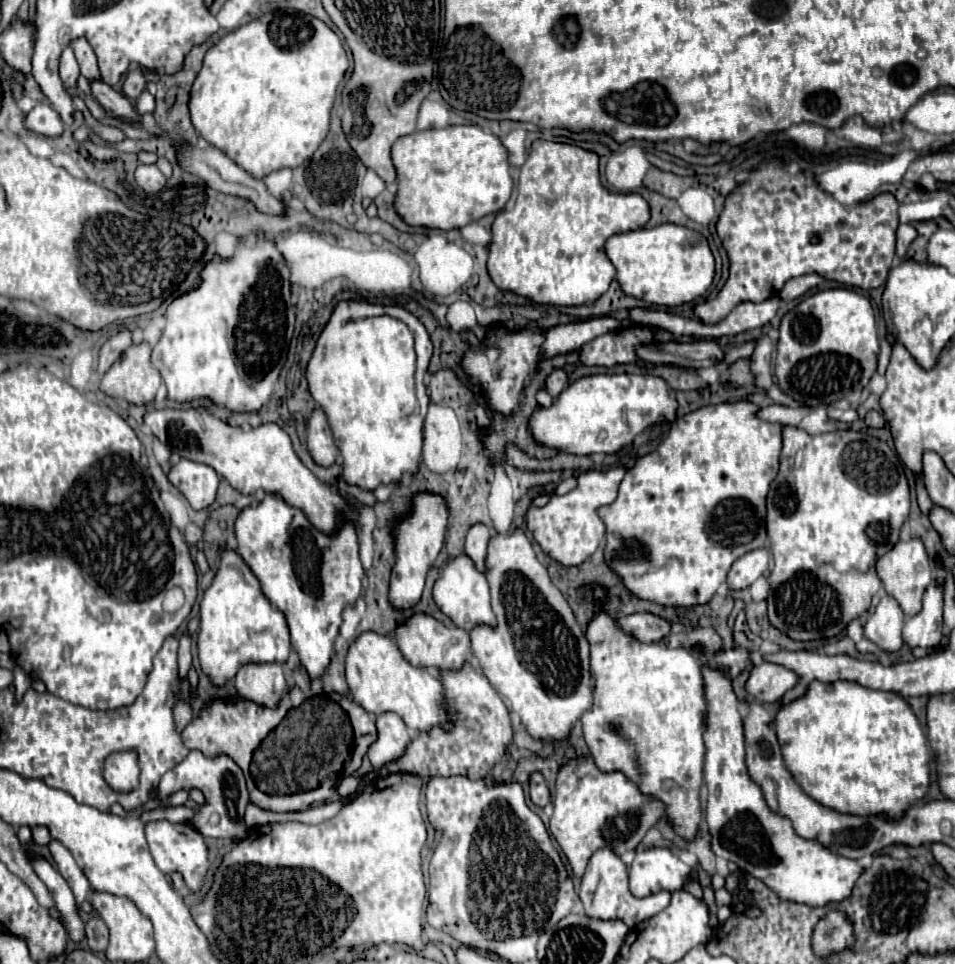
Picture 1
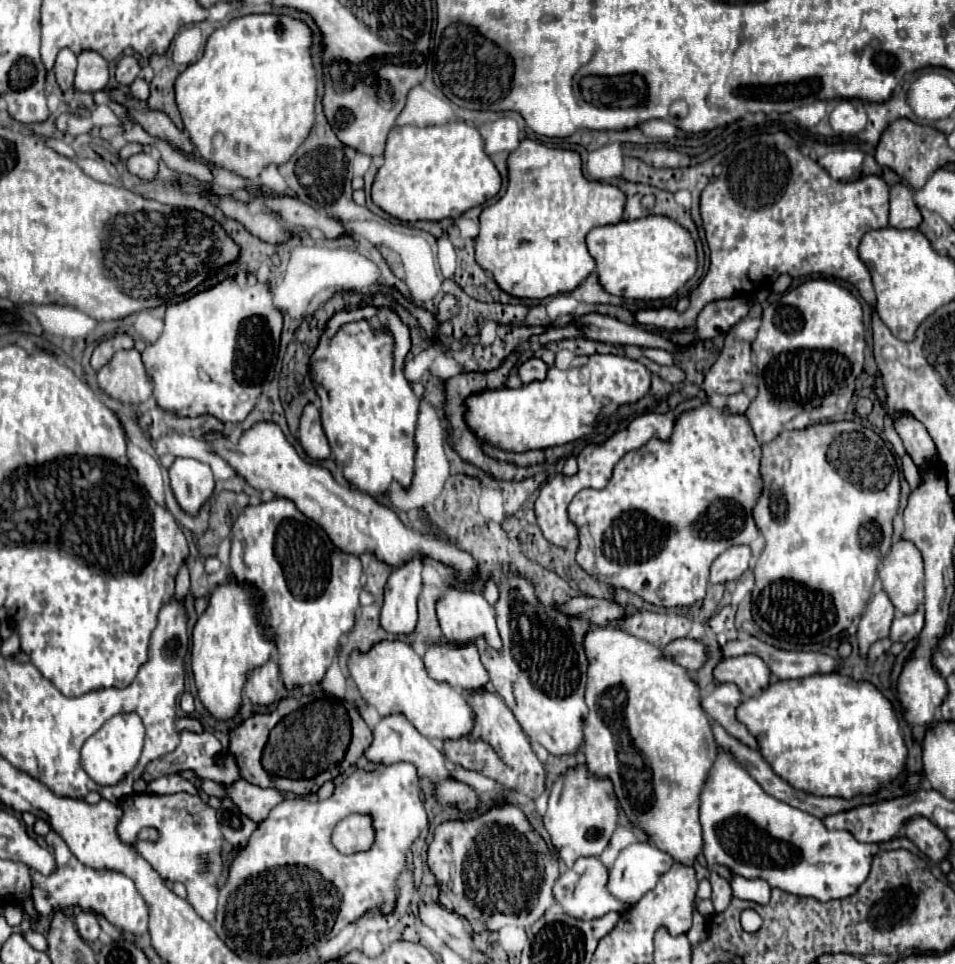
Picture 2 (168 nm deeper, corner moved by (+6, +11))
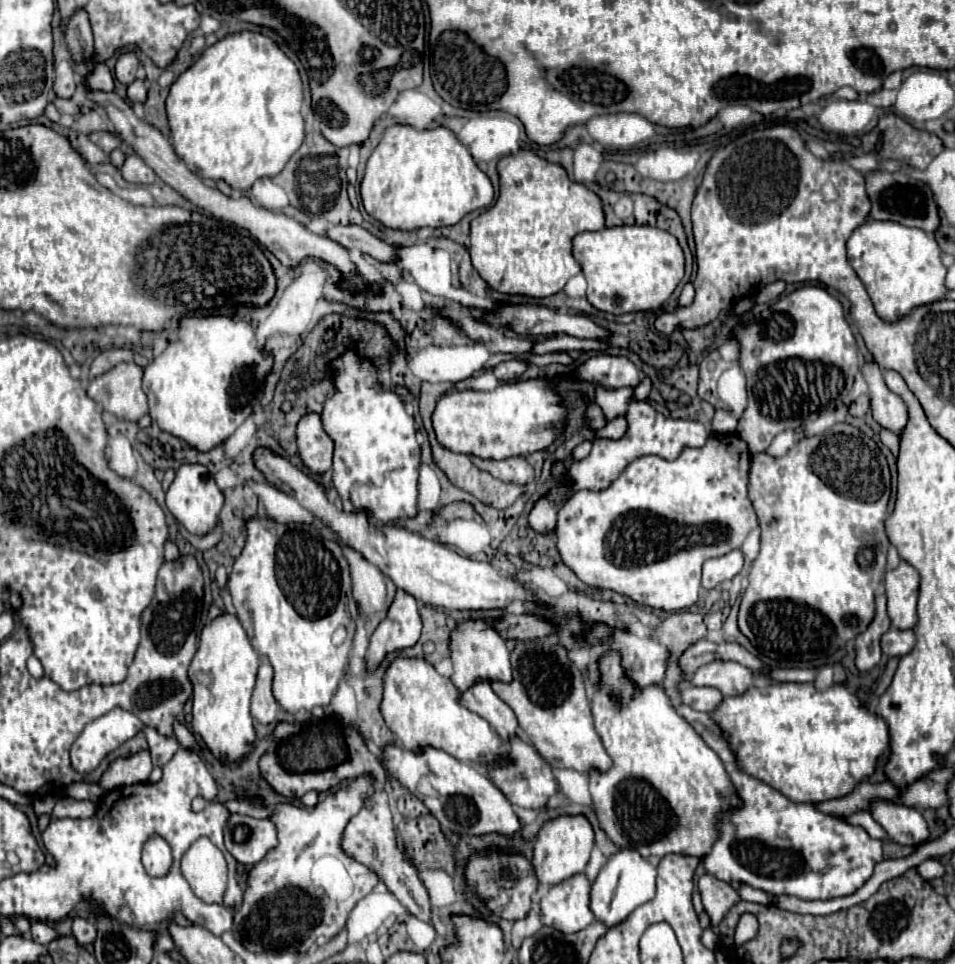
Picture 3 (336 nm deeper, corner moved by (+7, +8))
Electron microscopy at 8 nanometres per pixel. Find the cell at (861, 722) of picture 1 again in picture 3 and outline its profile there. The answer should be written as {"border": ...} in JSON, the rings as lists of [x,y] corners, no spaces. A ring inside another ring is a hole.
{"border":[[[770,683],[766,687],[750,685],[742,697],[724,697],[710,717],[720,727],[722,737],[736,755],[738,769],[778,789],[794,803],[822,803],[850,793],[864,777],[874,773],[878,755],[882,755],[890,745],[884,719],[868,711],[844,685],[832,685],[826,691],[816,691],[812,683]]]}

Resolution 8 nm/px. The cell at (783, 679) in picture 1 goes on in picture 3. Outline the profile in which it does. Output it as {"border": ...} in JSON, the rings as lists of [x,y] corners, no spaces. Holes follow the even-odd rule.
{"border":[[[712,661],[700,667],[690,679],[692,685],[698,687],[716,687],[722,695],[742,695],[754,681],[754,675],[748,667],[734,661]]]}

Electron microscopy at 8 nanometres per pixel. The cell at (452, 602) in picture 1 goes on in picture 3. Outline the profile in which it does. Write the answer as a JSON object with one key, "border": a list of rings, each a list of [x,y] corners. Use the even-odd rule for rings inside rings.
{"border":[[[462,621],[458,627],[452,631],[450,637],[450,657],[454,663],[454,675],[452,683],[454,687],[462,693],[470,687],[476,685],[476,681],[502,681],[510,683],[512,681],[512,671],[510,671],[510,651],[506,649],[504,639],[490,627],[490,621]]]}

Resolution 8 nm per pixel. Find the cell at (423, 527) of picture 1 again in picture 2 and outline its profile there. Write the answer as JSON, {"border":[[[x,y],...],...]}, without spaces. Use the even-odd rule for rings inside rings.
{"border":[[[411,558],[399,564],[387,578],[381,626],[391,634],[411,634],[417,624],[417,596],[421,590],[423,562]]]}

